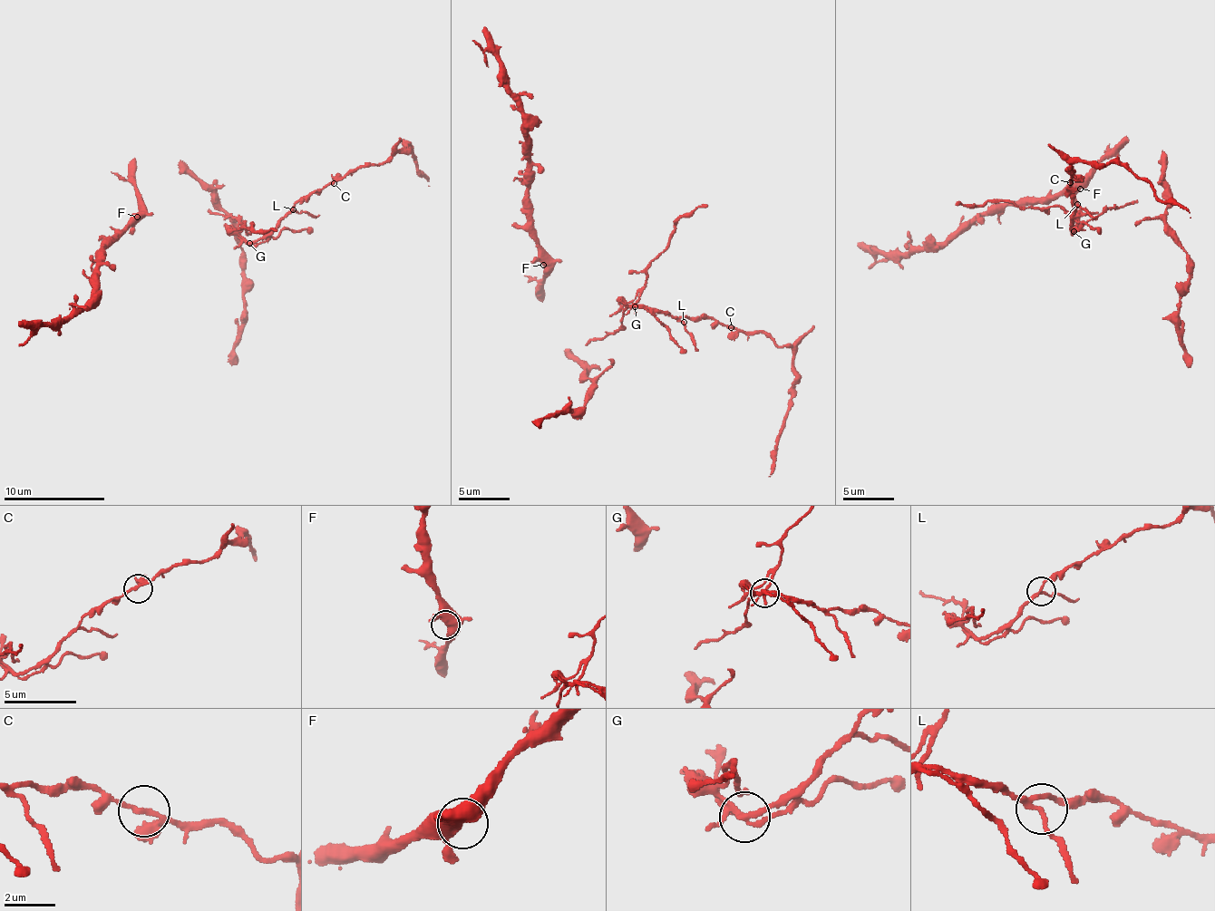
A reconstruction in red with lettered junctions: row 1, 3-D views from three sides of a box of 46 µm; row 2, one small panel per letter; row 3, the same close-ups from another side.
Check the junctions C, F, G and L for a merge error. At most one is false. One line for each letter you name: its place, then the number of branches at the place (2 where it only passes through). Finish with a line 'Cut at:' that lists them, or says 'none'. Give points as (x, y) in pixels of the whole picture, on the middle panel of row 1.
G: (635, 306) | 4
Cut at: G

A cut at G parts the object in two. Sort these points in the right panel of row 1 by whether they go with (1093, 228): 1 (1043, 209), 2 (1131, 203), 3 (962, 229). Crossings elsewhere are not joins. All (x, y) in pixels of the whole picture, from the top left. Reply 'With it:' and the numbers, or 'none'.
With it: 1, 2

